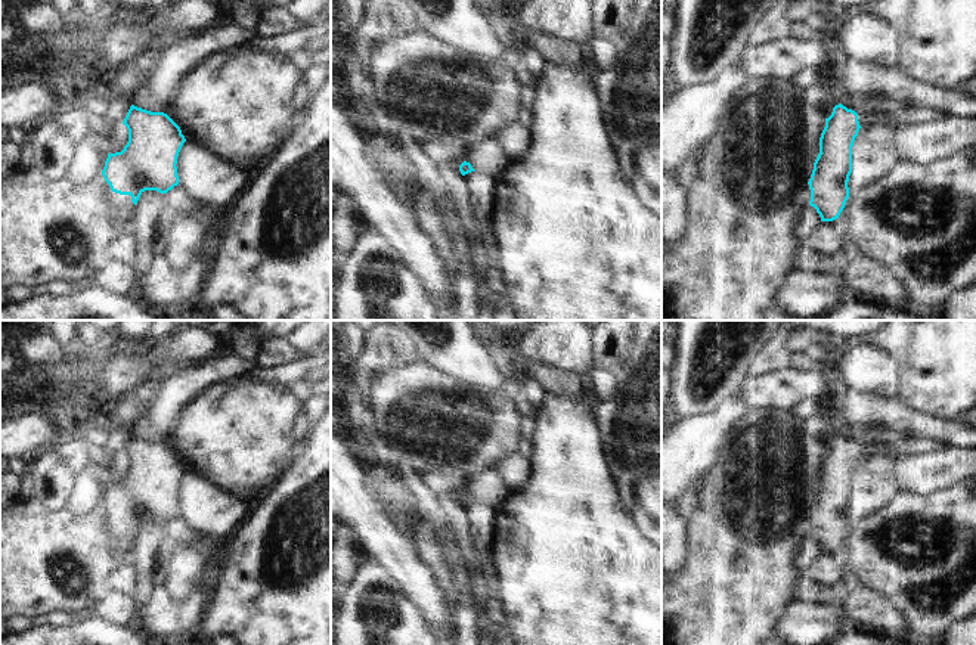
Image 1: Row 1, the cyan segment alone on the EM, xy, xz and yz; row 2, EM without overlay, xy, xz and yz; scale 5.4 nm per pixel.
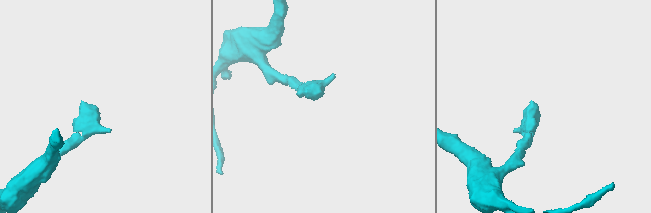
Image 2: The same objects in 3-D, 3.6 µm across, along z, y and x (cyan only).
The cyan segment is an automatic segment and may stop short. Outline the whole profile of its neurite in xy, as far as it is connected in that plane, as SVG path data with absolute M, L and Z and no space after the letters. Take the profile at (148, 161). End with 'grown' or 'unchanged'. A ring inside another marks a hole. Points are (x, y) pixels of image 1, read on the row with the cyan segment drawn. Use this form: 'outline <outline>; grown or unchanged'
outline M130 106L123 124L128 130L128 142L121 152L108 154L102 176L111 190L130 195L136 205L145 190L167 193L179 184L177 156L186 142L180 127L164 112L151 112Z; unchanged

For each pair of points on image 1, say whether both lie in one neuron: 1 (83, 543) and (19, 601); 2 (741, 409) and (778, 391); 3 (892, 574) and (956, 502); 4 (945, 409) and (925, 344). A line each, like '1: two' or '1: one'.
1: one
2: two
3: one
4: one

